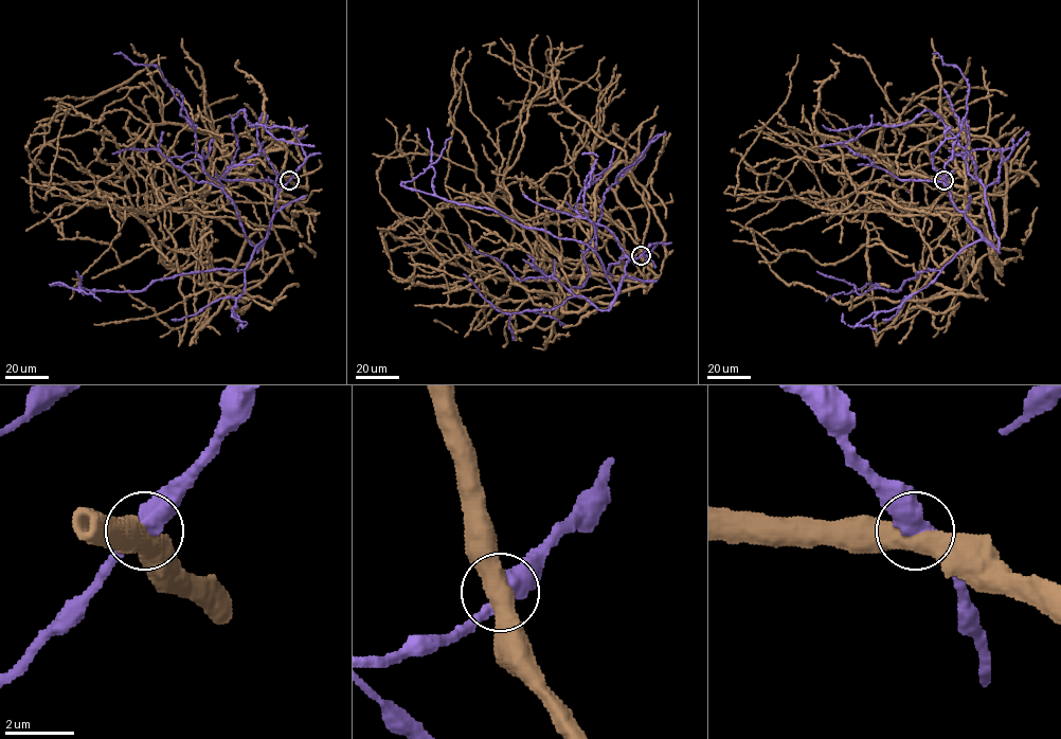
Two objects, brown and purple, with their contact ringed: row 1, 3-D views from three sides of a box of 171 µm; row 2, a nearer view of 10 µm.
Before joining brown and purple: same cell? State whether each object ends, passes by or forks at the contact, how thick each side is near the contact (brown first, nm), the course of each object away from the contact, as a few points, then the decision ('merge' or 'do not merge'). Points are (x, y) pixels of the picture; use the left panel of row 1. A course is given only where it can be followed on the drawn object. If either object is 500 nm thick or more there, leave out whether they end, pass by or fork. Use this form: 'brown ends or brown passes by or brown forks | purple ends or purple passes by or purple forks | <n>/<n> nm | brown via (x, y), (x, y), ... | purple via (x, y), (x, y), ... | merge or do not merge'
550/500 nm | brown via (289, 179), (182, 125), (209, 253), (169, 269), (102, 126), (160, 259), (272, 306), (204, 282), (213, 231) | purple via (289, 179), (258, 249), (219, 182), (238, 148), (237, 113), (276, 139), (313, 146) | merge

